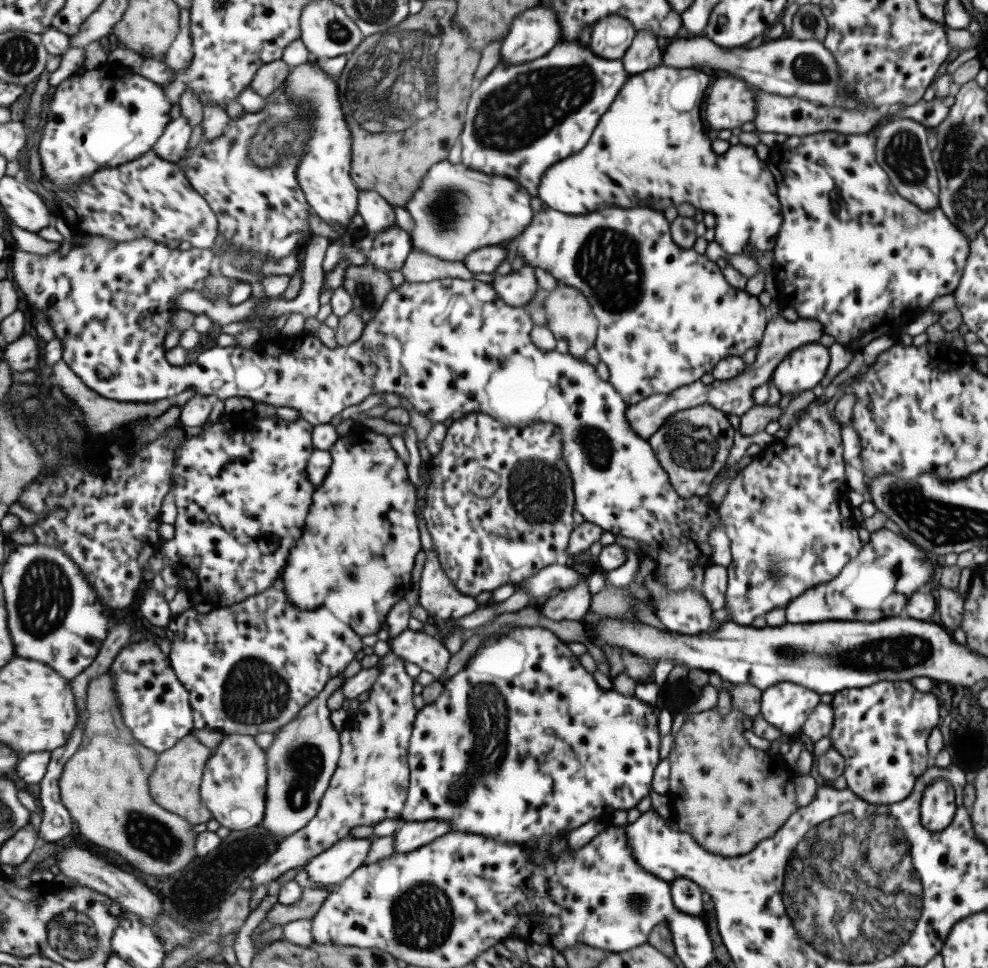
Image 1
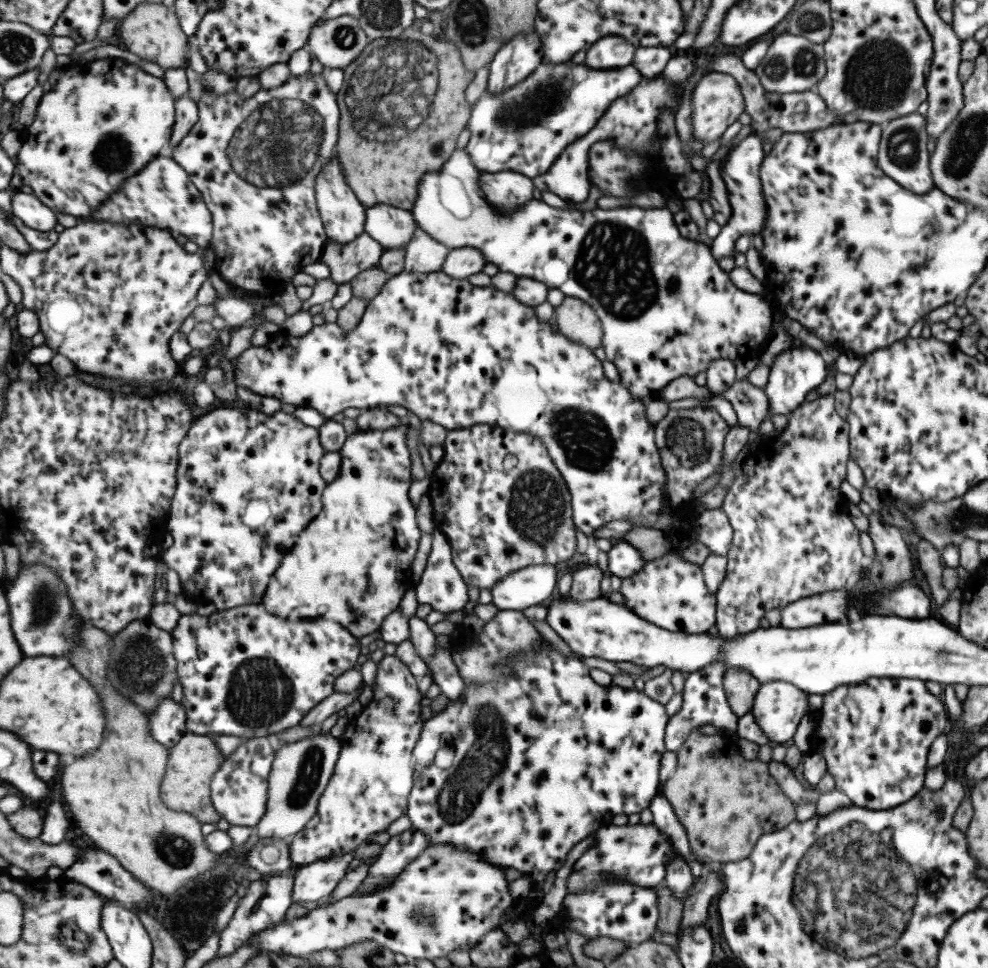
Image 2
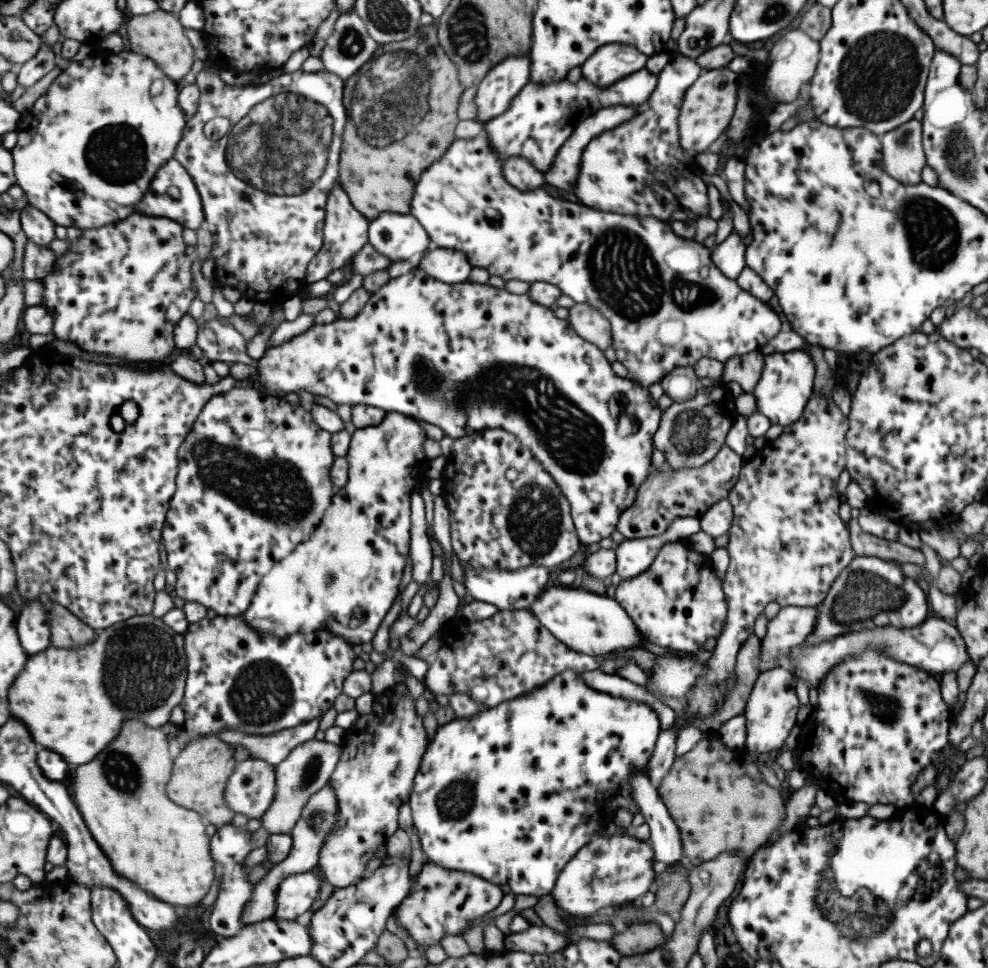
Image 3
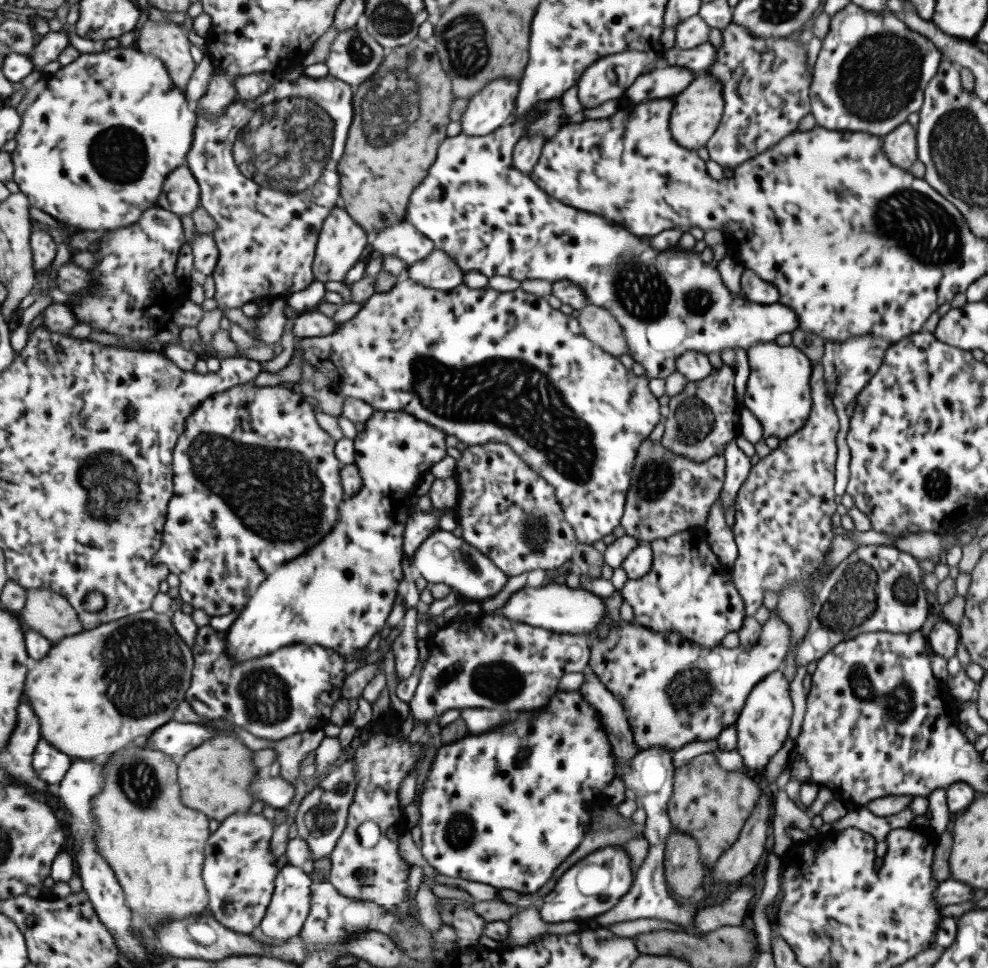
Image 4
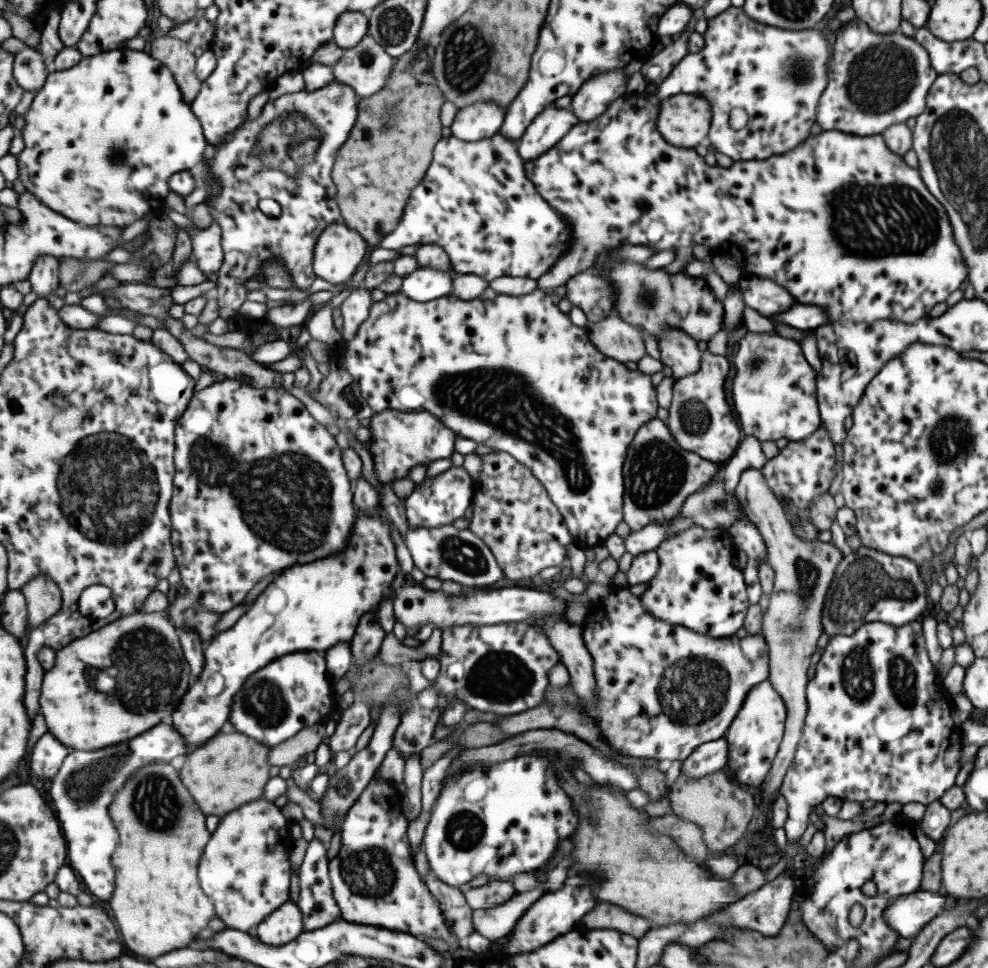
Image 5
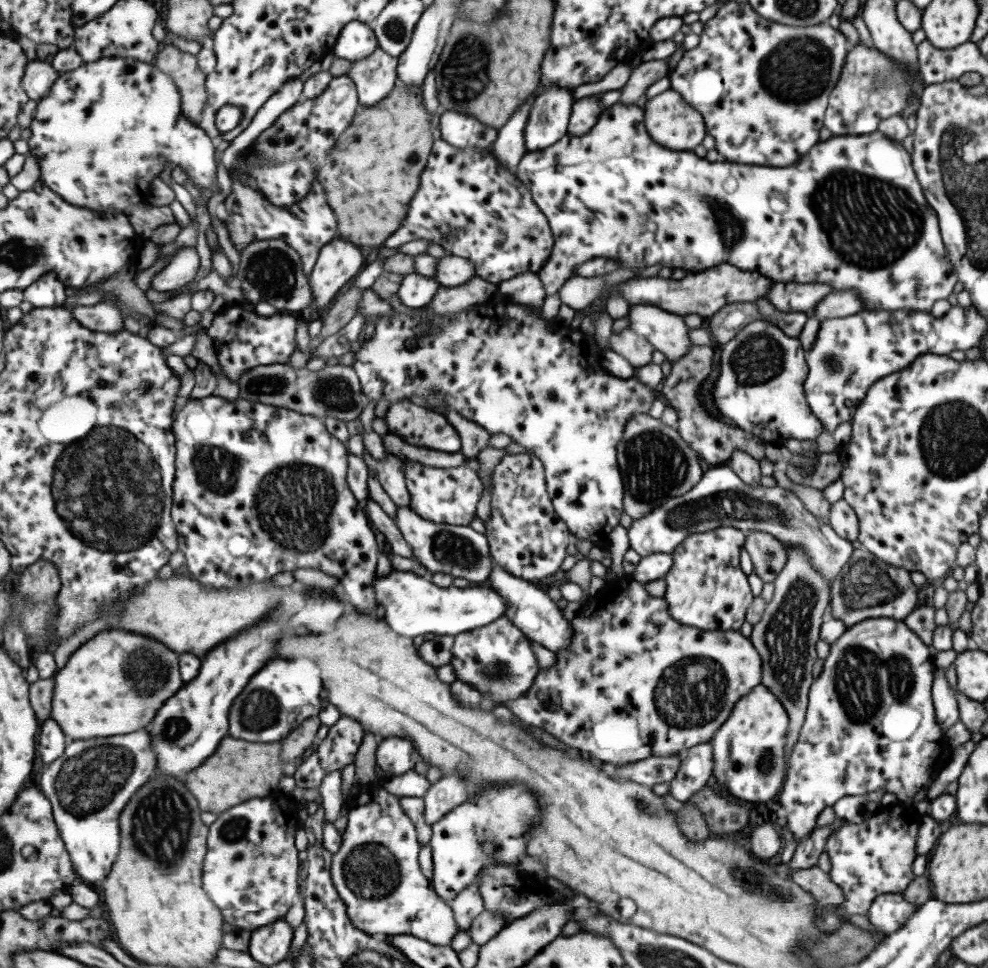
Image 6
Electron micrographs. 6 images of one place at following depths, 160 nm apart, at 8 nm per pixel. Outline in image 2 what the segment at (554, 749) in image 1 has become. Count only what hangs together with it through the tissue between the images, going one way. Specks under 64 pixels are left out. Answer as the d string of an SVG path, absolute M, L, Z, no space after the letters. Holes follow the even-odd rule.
M545 645L537 653L521 653L515 660L516 673L503 677L500 681L491 681L487 685L481 683L466 684L465 692L459 700L450 701L445 710L433 713L430 719L424 721L420 740L415 748L415 778L412 794L409 796L407 817L413 822L413 827L421 830L430 837L431 845L457 845L460 849L473 851L485 857L504 869L513 867L521 872L523 877L529 878L531 884L544 880L550 870L556 871L567 861L569 848L581 839L594 834L601 827L612 823L613 816L619 814L639 814L641 809L647 808L658 793L658 771L661 755L665 751L664 728L668 717L665 715L663 704L651 700L648 696L633 689L623 689L616 685L601 686L593 682L587 674L587 668L577 660L577 656L563 656L551 645ZM449 740L454 749L454 761L449 768L439 768L435 764L437 752Z

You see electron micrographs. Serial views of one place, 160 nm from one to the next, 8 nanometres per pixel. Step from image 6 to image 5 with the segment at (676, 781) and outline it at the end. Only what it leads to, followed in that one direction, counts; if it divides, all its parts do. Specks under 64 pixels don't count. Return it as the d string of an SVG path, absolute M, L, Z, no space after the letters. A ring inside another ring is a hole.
M724 736L717 740L703 742L681 761L679 774L685 780L697 780L705 774L713 774L717 770L725 770L727 763L727 743Z

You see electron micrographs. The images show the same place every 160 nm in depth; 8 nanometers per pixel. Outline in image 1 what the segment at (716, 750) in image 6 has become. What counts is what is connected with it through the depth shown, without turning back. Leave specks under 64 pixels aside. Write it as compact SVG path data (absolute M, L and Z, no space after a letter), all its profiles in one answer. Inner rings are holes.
M777 682L762 690L759 715L783 736L789 736L800 730L817 703L819 695L804 686Z

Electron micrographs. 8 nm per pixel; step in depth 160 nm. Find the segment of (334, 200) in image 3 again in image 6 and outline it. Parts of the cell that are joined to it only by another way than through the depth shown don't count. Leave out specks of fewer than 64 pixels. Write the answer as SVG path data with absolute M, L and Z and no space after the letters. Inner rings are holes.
M338 237L325 245L309 277L315 309L323 312L333 304L343 286L355 279L367 262L362 248L354 242Z

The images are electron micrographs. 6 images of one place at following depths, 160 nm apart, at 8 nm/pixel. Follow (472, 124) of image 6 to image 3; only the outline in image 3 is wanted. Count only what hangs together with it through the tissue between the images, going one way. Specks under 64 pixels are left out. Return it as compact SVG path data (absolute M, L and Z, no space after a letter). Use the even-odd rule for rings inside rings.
M531 54L511 56L493 67L488 77L479 84L476 101L480 113L477 122L485 124L501 116L531 81Z

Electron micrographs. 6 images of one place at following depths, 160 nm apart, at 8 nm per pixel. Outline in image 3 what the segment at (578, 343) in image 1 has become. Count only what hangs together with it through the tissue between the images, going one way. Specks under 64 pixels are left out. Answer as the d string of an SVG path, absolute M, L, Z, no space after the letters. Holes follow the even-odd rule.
M573 304L568 309L567 323L572 324L575 333L601 351L611 346L609 322L596 308L585 304Z

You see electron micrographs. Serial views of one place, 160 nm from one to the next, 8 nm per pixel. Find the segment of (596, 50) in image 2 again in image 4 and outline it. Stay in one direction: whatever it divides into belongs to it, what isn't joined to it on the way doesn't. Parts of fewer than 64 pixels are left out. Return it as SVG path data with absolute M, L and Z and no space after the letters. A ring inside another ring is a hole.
M628 50L615 54L608 54L603 58L594 60L579 76L576 82L577 98L583 108L595 108L605 100L612 98L619 99L624 94L624 90L643 73L643 68L647 64L655 61L660 54L653 51L639 52L636 50Z

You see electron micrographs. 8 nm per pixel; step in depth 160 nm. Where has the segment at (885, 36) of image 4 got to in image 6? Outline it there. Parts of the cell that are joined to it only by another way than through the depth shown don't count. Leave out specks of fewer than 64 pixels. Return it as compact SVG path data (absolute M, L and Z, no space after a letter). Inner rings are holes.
M859 42L847 51L837 82L828 94L822 126L834 136L869 134L877 131L883 118L901 115L906 100L912 94L912 80L903 67L879 52Z

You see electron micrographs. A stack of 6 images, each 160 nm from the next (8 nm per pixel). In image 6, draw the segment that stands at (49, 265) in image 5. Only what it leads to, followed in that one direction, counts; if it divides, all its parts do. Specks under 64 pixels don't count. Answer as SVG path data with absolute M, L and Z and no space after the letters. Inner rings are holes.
M55 273L45 274L37 283L24 291L26 301L33 308L63 307L68 296L68 290Z

